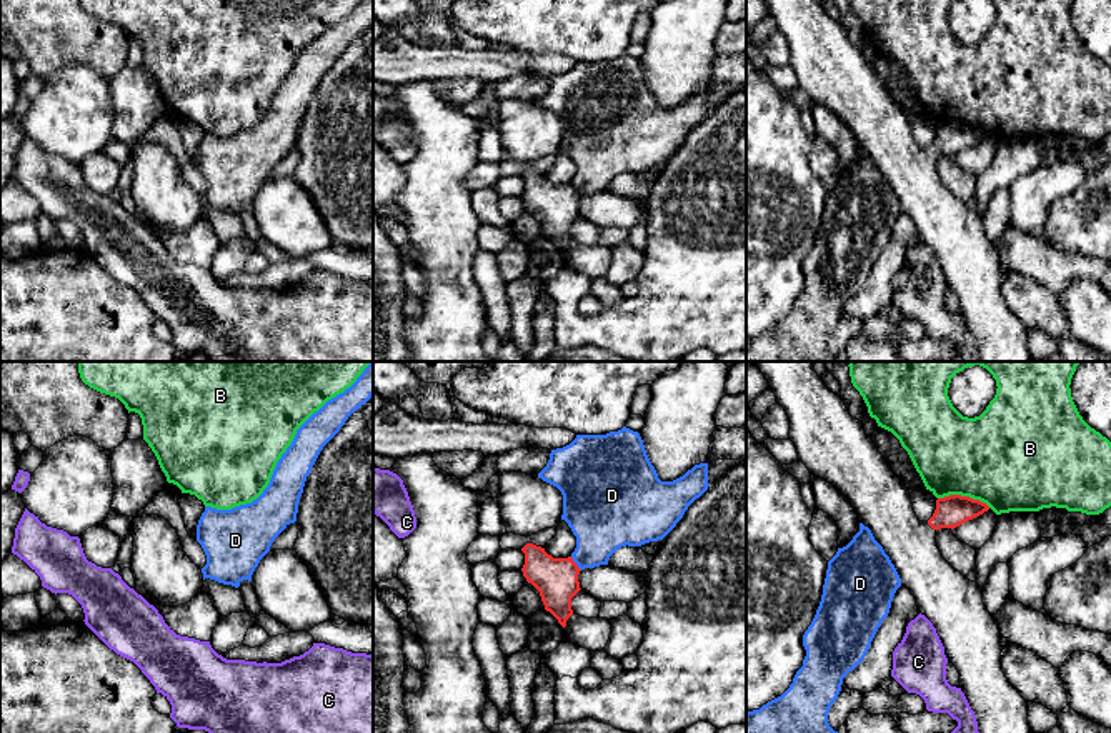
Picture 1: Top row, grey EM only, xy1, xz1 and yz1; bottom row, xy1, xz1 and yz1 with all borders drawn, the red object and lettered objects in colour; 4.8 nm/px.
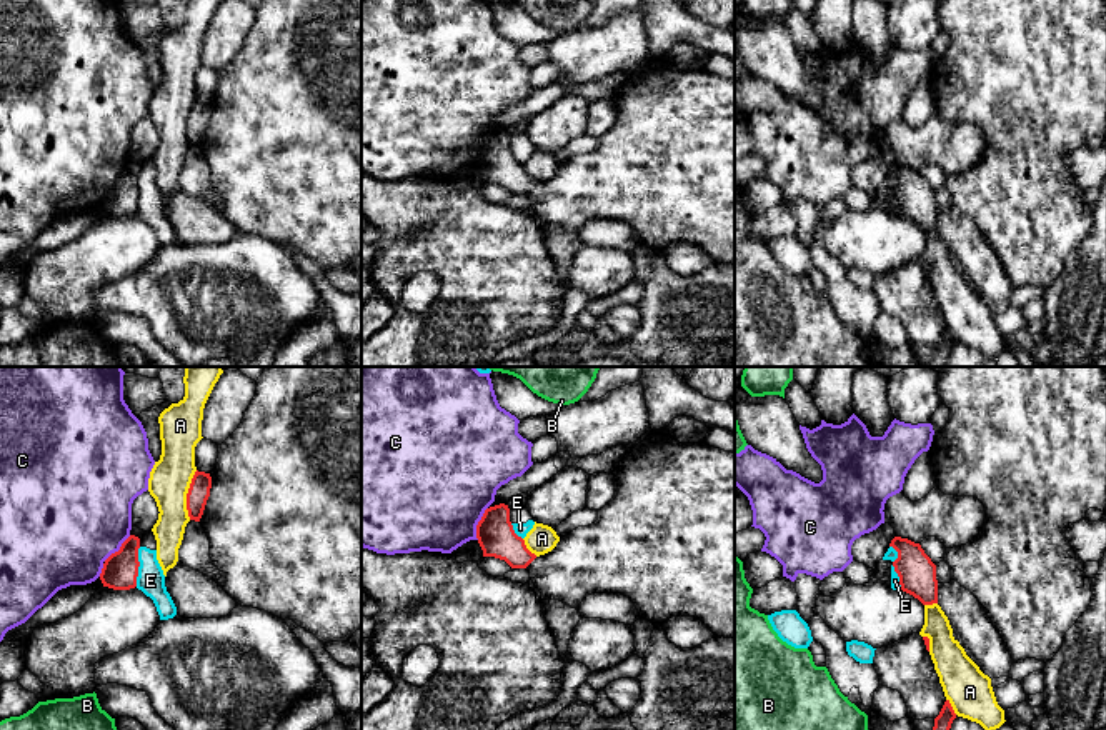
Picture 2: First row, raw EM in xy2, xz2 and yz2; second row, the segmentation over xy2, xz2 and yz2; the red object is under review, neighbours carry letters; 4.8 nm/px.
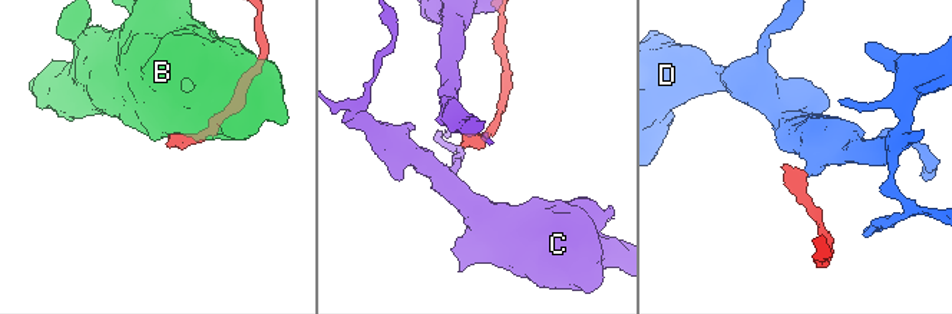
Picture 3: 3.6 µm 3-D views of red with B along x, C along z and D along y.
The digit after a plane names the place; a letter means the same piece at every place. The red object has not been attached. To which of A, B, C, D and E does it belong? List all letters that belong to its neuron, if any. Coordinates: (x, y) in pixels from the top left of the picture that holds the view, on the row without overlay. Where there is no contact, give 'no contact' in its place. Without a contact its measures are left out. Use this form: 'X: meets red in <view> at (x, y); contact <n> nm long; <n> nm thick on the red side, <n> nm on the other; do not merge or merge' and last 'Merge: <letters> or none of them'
A: meets red in xy2 at (187, 122); contact 240 nm long; 110 nm thick on the red side, 200 nm on the other; do not merge
B: meets red in yz1 at (965, 124); contact 260 nm long; 150 nm thick on the red side, 460 nm on the other; do not merge
C: meets red in xz2 at (478, 150); contact 170 nm long; 180 nm thick on the red side, 480 nm on the other; do not merge
D: meets red in xz1 at (575, 190); contact 90 nm long; 200 nm thick on the red side, 300 nm on the other; do not merge
E: meets red in xy2 at (139, 192); contact 190 nm long; 170 nm thick on the red side, 140 nm on the other; do not merge
Merge: none of them

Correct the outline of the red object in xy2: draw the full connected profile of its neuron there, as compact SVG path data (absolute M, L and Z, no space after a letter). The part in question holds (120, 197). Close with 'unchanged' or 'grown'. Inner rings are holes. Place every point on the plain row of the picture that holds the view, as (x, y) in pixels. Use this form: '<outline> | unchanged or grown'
M130 162L118 178L112 180L102 195L100 207L103 213L113 217L130 217L137 213L140 165Z | unchanged

